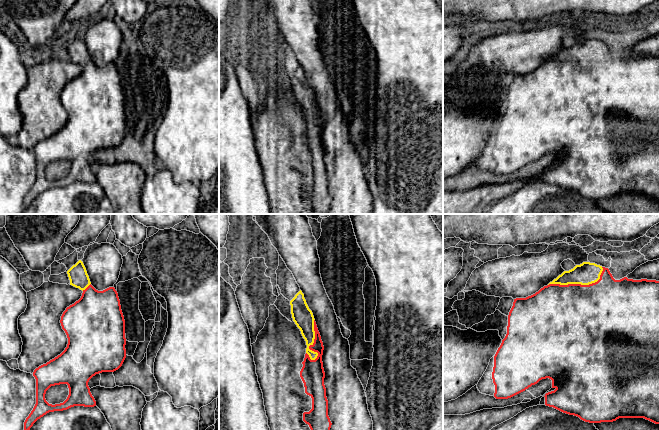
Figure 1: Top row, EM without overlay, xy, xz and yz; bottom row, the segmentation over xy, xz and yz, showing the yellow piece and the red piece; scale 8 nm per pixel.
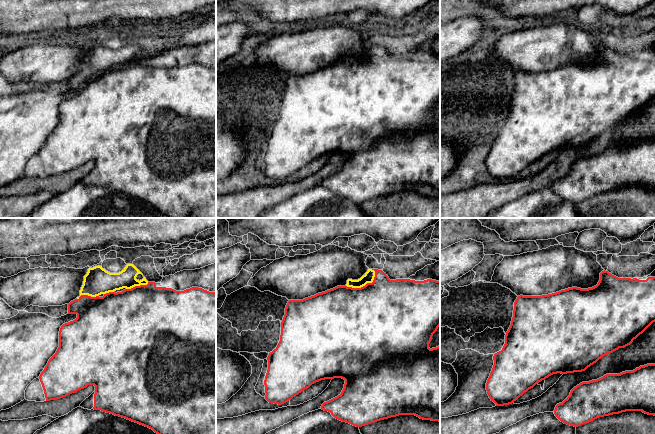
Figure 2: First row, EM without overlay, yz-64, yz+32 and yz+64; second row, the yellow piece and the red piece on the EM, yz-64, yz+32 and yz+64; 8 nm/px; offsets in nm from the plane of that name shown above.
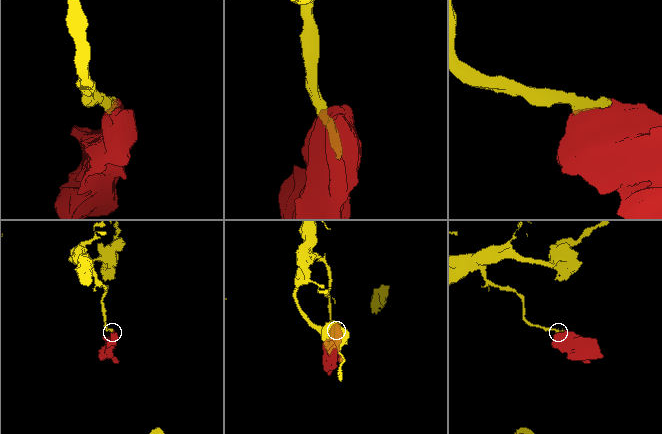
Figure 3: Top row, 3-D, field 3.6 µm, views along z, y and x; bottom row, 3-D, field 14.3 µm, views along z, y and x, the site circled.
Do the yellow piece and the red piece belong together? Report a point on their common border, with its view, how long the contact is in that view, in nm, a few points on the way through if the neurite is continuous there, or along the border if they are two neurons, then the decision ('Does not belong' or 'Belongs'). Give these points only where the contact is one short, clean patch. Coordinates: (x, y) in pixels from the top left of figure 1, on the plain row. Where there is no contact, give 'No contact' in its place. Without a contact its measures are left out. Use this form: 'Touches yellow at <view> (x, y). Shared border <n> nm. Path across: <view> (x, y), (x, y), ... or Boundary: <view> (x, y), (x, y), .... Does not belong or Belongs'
Touches yellow at yz (578, 59). Shared border 460 nm. Belongs

